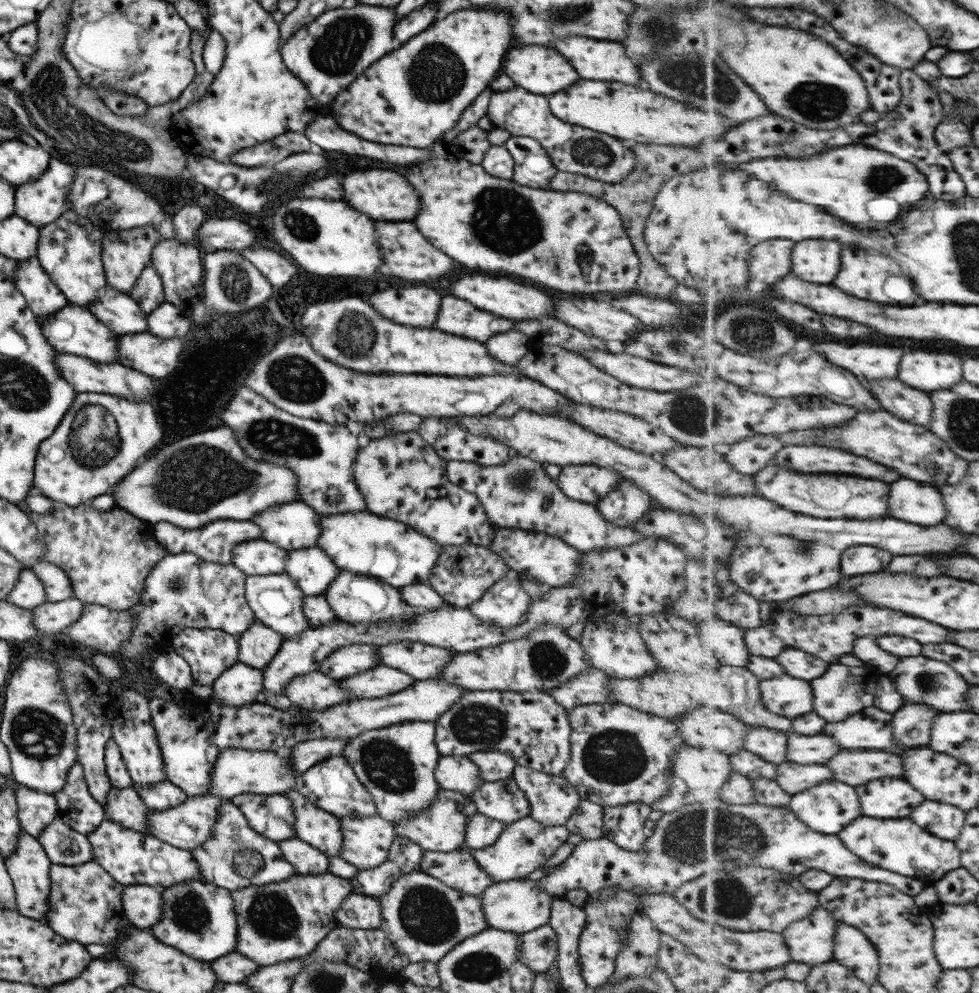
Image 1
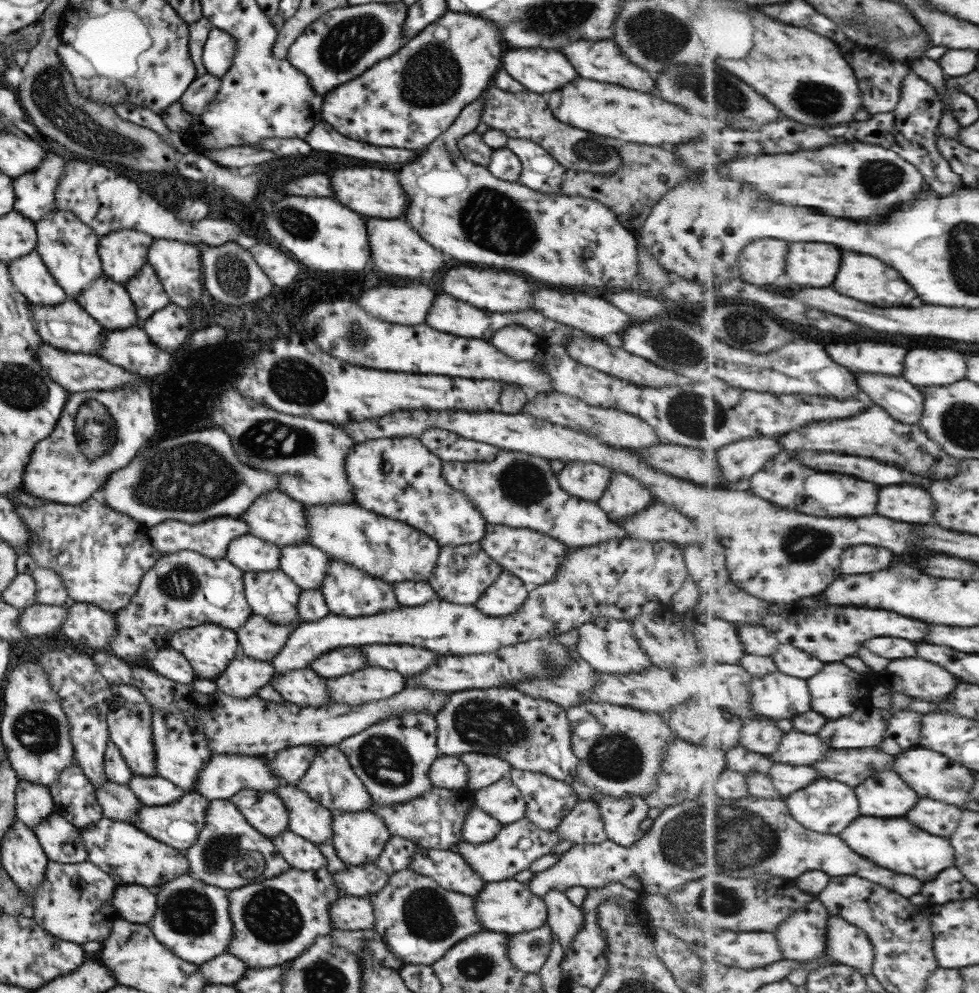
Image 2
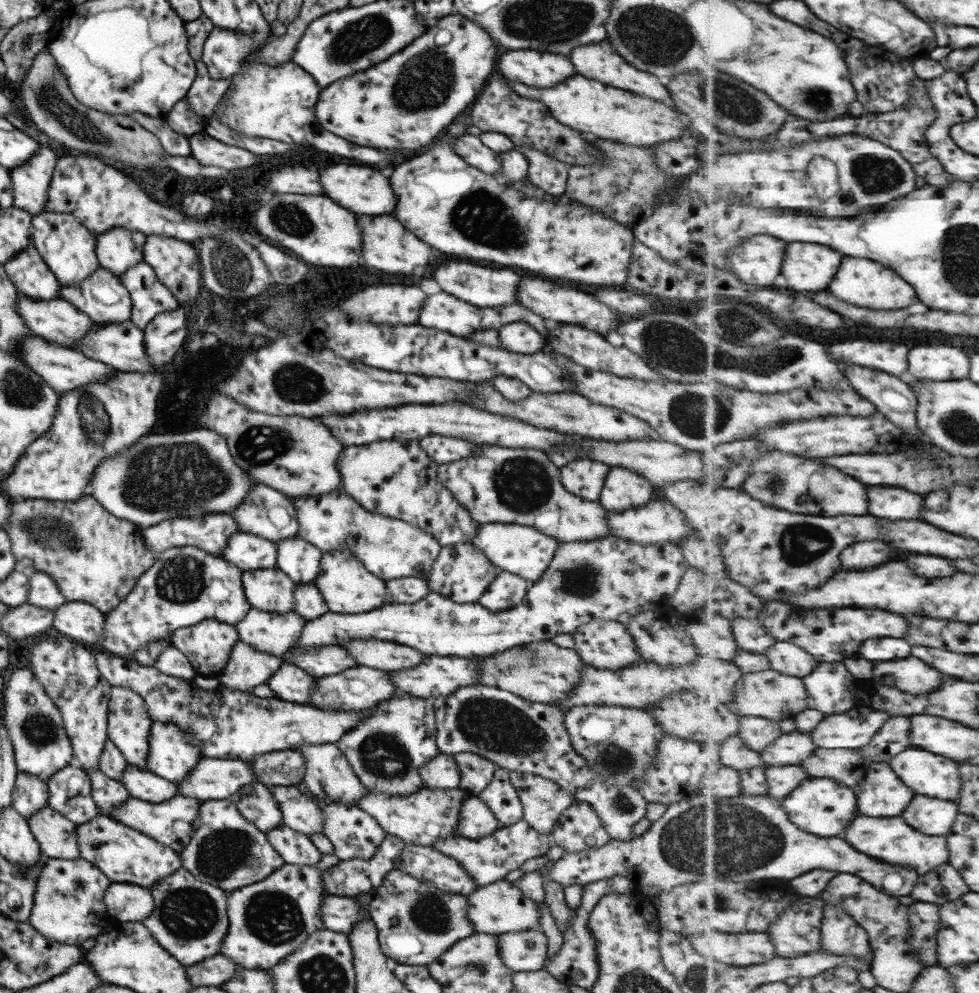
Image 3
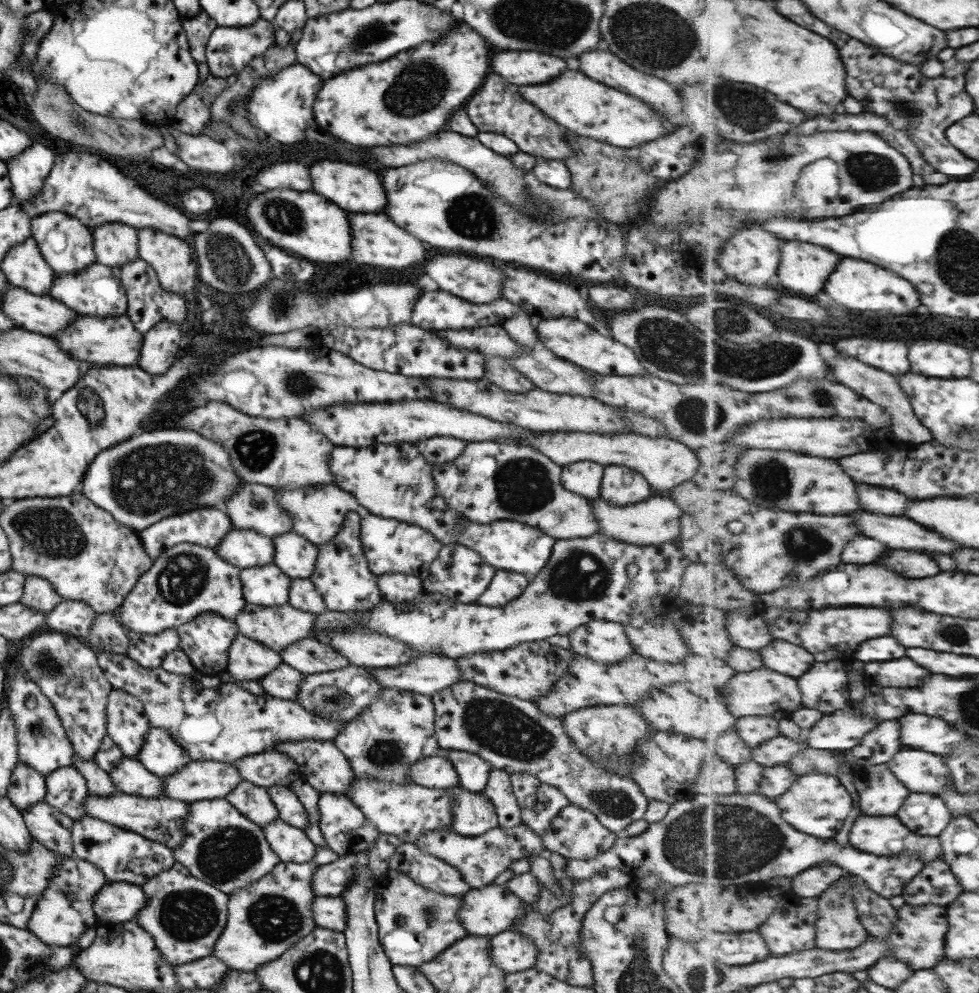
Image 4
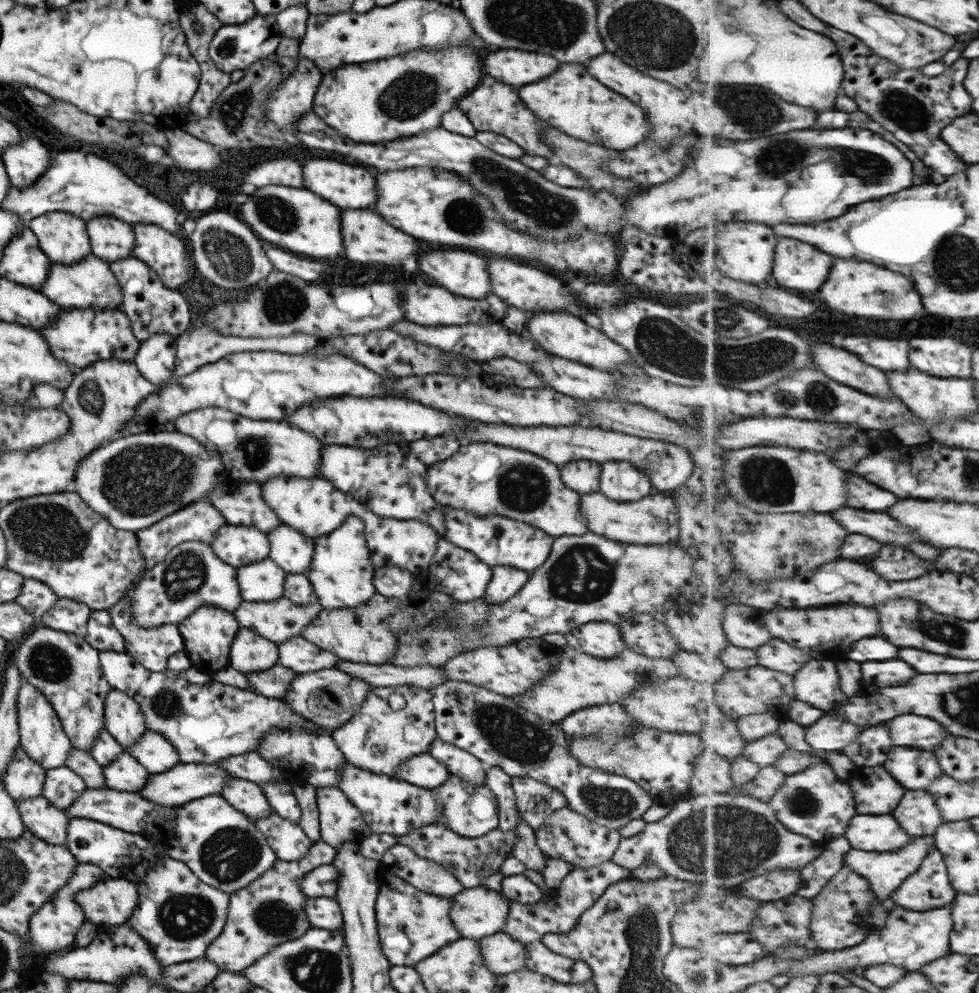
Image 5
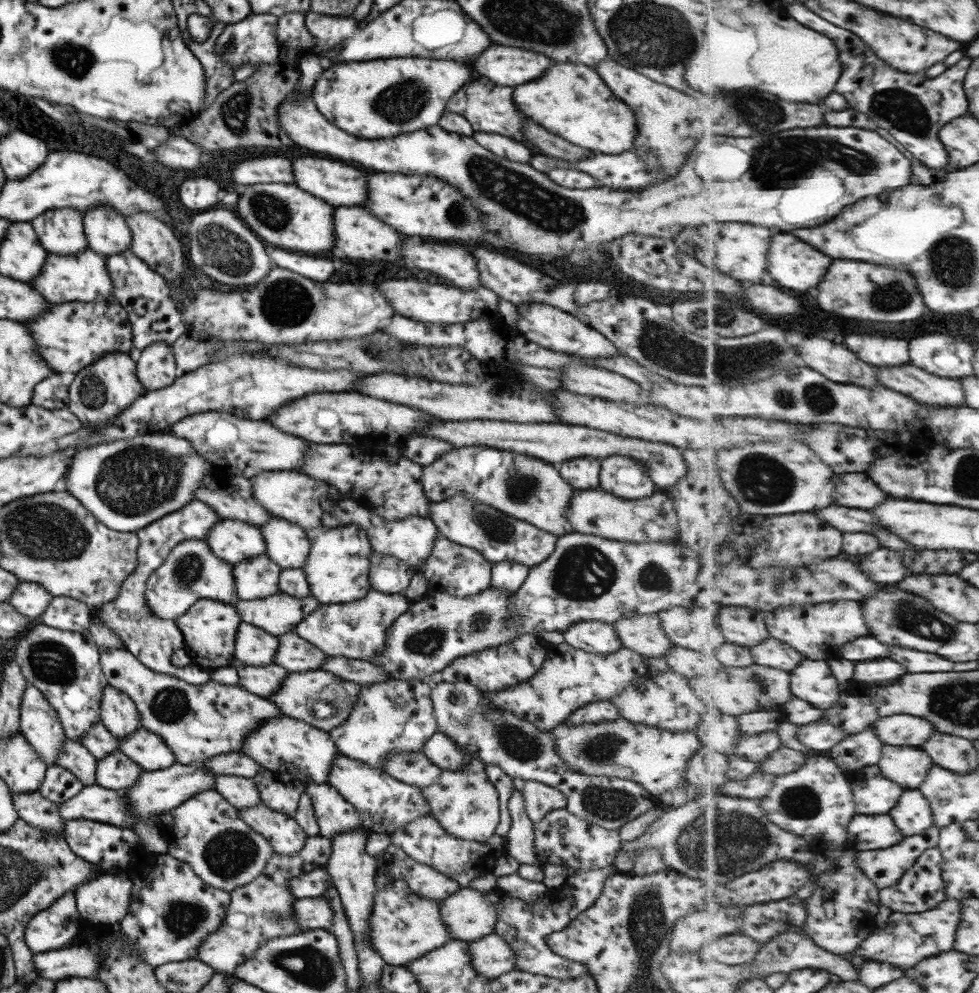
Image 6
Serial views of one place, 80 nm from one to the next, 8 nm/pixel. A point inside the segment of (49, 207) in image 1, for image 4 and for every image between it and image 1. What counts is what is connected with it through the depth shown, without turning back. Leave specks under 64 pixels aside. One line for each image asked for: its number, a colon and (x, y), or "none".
2: (33, 191)
3: (29, 181)
4: (26, 171)

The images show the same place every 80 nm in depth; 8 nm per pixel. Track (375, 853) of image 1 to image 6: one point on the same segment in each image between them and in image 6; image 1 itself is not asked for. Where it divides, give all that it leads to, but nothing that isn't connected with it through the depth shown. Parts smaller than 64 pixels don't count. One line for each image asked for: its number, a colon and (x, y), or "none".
2: (358, 837)
3: (353, 834)
4: (346, 831)
5: (339, 821)
6: (333, 814)

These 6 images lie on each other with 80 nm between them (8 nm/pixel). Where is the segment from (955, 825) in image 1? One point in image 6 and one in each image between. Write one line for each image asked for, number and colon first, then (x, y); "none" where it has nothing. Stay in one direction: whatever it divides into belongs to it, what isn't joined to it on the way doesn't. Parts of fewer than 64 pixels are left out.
2: (941, 819)
3: (931, 816)
4: (925, 814)
5: (918, 813)
6: (913, 815)

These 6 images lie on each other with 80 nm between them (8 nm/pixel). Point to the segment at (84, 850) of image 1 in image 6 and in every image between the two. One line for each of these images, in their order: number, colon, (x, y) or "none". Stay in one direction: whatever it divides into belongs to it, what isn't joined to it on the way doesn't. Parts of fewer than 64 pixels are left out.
2: (61, 843)
3: (55, 835)
4: (47, 826)
5: (49, 824)
6: (36, 812)

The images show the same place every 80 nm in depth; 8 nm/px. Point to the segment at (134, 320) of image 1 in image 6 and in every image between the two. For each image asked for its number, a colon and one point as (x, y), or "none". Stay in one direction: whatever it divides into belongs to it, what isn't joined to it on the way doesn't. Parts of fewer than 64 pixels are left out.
2: (108, 304)
3: (101, 297)
4: (95, 291)
5: (89, 283)
6: (81, 277)

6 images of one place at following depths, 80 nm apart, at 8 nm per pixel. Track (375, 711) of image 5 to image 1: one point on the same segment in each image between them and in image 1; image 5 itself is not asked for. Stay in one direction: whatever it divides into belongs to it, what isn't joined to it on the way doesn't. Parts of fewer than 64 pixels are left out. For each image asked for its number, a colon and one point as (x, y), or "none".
1: (395, 764)
2: (391, 757)
3: (385, 750)
4: (381, 742)

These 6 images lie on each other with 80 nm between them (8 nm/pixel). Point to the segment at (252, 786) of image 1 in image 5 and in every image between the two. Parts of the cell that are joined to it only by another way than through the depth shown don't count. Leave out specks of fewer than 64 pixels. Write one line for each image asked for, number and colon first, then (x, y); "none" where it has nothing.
2: (224, 775)
3: (212, 779)
4: (200, 780)
5: (187, 781)

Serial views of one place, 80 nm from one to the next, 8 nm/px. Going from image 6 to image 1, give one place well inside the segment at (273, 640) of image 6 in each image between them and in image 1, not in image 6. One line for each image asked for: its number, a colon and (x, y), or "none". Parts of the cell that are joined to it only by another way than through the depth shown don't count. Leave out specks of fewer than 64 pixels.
1: (239, 684)
2: (243, 676)
3: (246, 667)
4: (247, 659)
5: (249, 652)

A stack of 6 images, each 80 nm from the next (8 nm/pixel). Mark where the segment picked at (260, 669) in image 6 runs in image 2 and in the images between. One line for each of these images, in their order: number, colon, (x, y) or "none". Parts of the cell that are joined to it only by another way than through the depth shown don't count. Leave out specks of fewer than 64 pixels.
2: (302, 687)
3: (289, 683)
4: (282, 682)
5: (273, 682)

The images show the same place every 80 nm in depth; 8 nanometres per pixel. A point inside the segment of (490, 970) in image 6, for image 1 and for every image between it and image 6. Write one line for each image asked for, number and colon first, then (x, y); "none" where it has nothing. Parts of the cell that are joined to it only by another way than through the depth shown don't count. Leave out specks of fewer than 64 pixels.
1: (537, 949)
2: (527, 951)
3: (519, 951)
4: (510, 951)
5: (500, 954)

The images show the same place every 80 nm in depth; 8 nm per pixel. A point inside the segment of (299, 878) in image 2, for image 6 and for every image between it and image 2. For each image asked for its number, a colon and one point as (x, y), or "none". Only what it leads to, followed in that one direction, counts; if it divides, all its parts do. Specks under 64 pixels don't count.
3: (267, 920)
4: (266, 917)
5: (269, 910)
6: (260, 910)

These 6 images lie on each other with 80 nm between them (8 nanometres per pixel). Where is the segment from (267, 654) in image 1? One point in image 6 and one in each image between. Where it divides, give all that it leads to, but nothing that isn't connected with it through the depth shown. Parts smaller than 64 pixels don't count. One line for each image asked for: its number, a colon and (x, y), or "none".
2: (258, 638)
3: (274, 633)
4: (275, 627)
5: (277, 620)
6: (277, 614)

